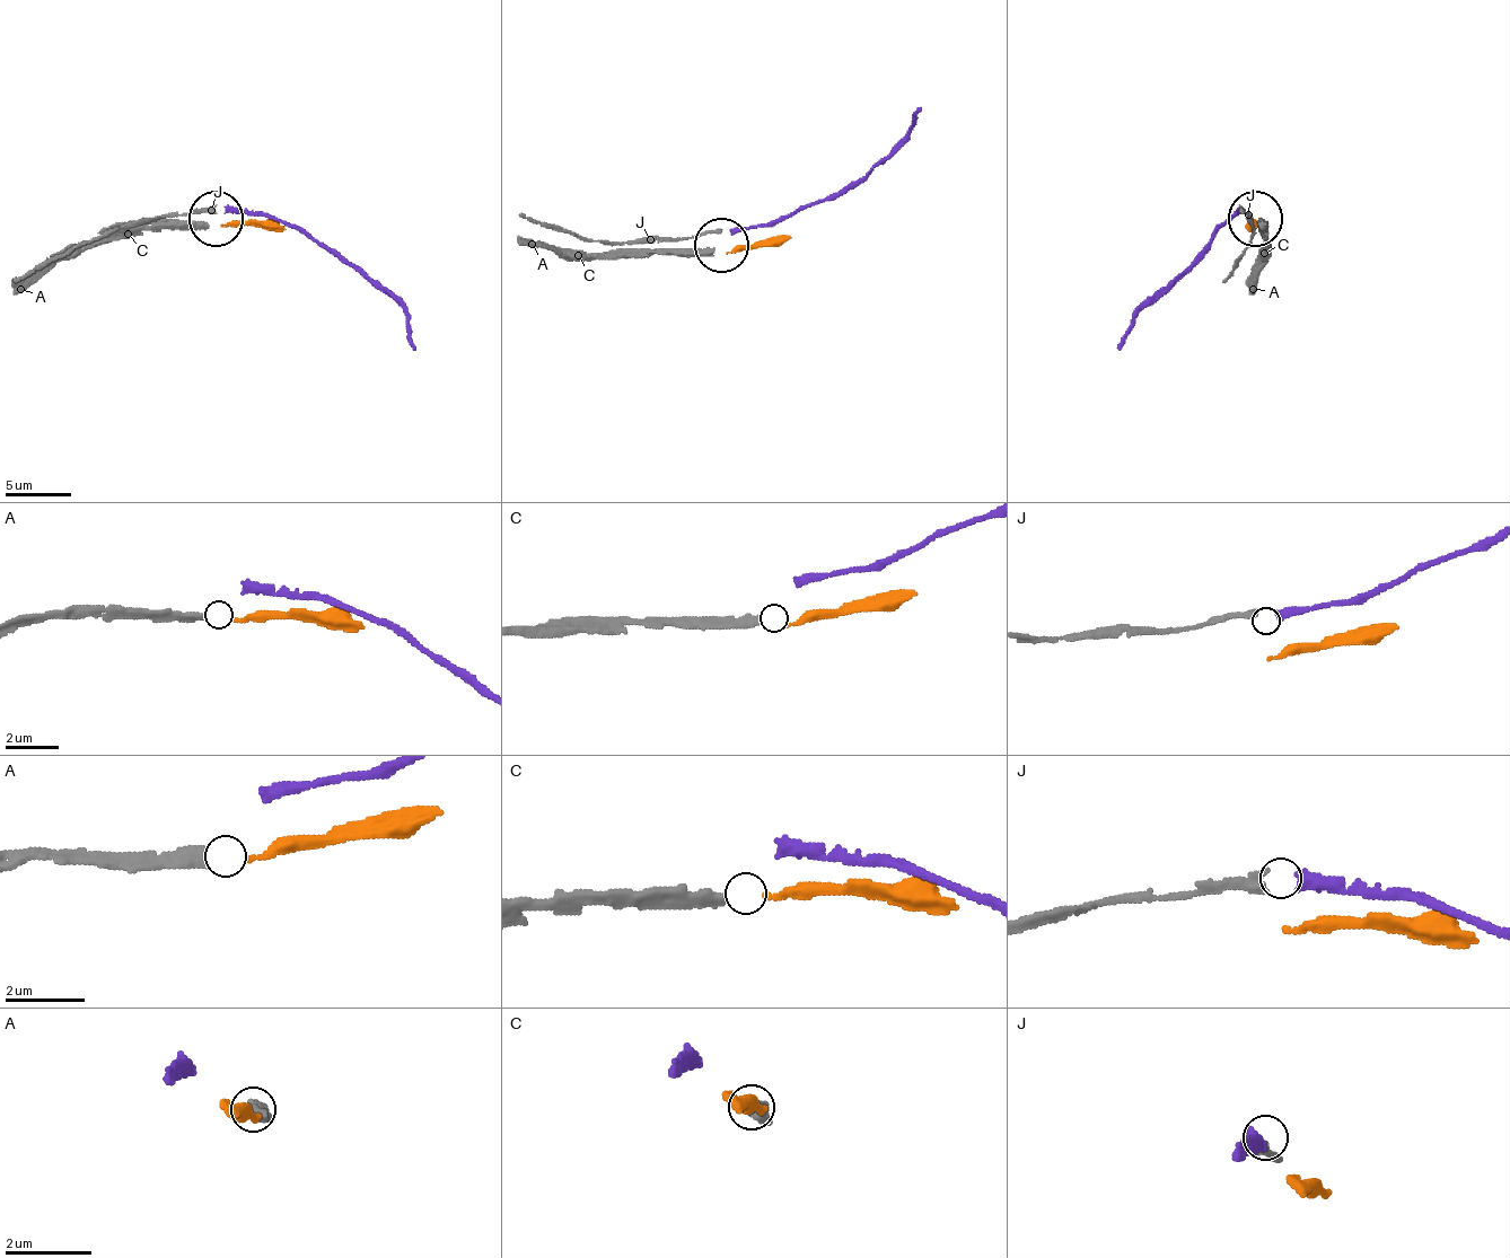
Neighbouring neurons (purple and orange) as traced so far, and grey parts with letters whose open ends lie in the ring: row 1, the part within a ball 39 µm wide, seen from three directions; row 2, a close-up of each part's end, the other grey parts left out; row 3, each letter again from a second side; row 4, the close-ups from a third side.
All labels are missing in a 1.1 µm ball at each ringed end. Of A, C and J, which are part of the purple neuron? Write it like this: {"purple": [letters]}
{"purple": ["J"]}

